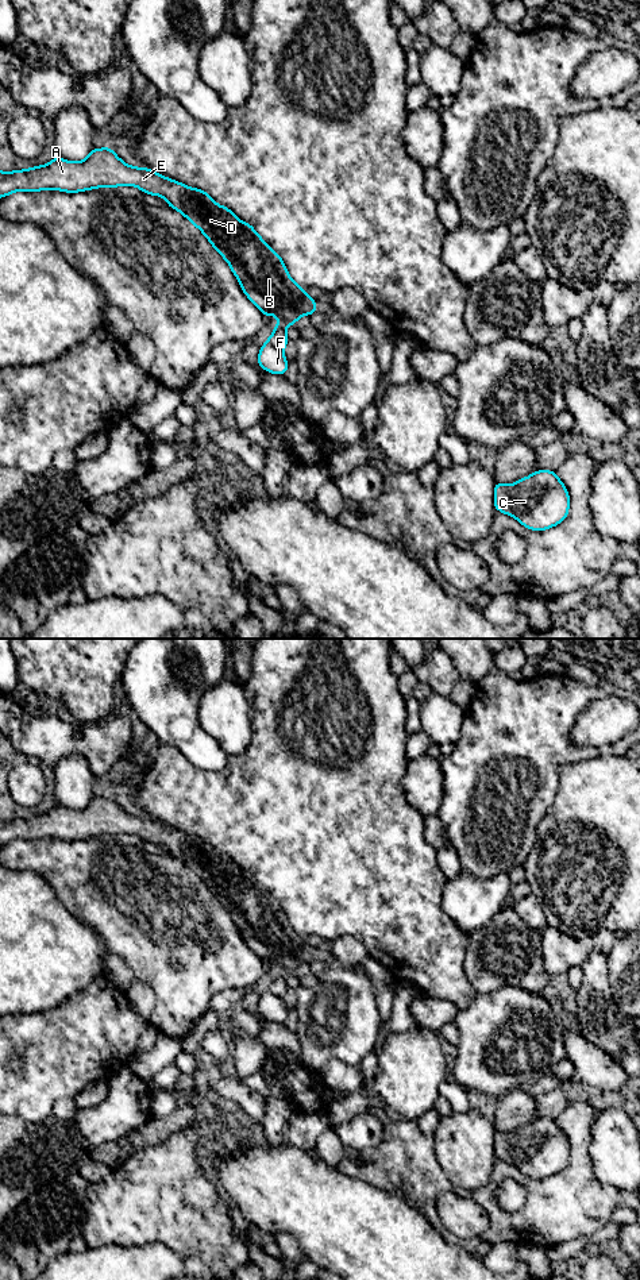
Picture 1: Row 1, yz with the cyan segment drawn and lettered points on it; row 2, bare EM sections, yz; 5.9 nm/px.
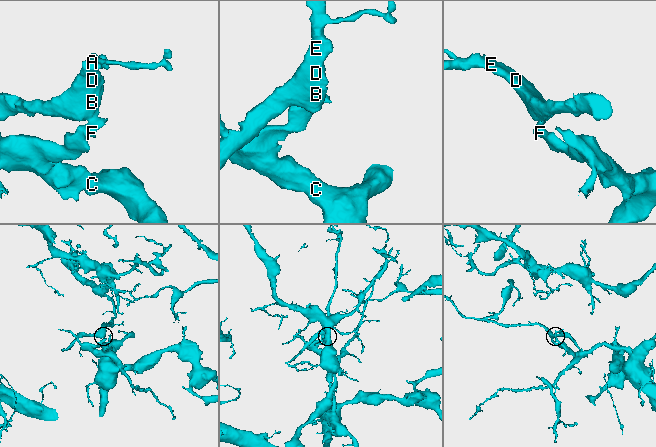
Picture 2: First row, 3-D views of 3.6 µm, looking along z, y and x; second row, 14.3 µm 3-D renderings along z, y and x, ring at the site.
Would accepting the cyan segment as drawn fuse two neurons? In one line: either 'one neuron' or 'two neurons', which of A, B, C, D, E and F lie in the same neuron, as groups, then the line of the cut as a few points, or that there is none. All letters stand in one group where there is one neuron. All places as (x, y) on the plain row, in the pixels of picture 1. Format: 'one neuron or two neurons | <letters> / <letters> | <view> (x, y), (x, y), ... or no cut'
two neurons | A B D E / C F | yz (280, 971), (285, 974)

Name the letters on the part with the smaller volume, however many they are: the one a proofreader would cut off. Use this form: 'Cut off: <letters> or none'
Cut off: A, B, D, E

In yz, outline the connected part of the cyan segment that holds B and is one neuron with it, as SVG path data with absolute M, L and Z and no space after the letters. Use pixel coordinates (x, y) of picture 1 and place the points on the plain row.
M93 797L81 810L55 805L47 813L9 821L0 818L0 845L18 838L39 840L57 837L59 840L84 840L101 834L136 834L146 843L161 844L167 853L181 860L209 888L213 897L227 909L248 948L261 957L265 965L275 963L279 972L294 974L302 964L317 959L316 948L306 944L289 924L281 905L257 882L251 872L239 868L230 856L221 855L204 838L189 836L178 829L163 825L147 816L134 816L124 811L112 797Z

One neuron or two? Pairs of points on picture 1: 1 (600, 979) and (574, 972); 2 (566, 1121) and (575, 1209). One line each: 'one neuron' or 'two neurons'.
1: two neurons
2: one neuron

